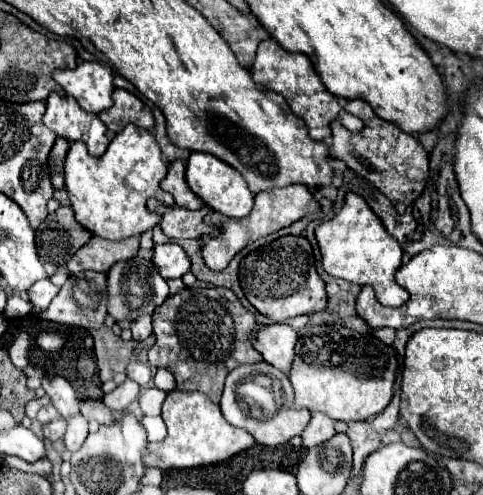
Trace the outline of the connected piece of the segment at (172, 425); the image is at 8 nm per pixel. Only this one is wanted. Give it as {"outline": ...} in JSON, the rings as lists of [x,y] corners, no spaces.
{"outline":[[[171,390],[163,402],[163,420],[167,424],[167,438],[159,444],[149,444],[145,450],[145,464],[159,470],[187,470],[223,462],[241,450],[255,444],[255,438],[241,428],[229,426],[217,404],[201,392]]]}

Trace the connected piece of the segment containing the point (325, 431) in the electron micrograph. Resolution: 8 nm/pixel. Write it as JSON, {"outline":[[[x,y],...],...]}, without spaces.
{"outline":[[[315,412],[311,416],[311,422],[307,424],[307,428],[303,430],[303,446],[305,448],[313,448],[313,446],[319,446],[321,442],[327,442],[329,438],[333,438],[337,432],[335,432],[335,420],[321,414],[321,412]]]}

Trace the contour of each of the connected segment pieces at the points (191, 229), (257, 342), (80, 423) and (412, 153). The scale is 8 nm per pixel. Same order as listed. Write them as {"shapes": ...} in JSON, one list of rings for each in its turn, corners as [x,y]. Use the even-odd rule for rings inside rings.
{"shapes":[[[[167,206],[159,226],[169,238],[199,238],[203,234],[201,226],[203,226],[203,216],[207,212],[209,212],[207,206],[201,210]]],[[[269,324],[261,326],[253,334],[253,346],[263,356],[265,362],[289,374],[295,358],[297,332],[287,324]]],[[[75,416],[71,420],[67,420],[67,434],[65,434],[65,446],[69,452],[77,452],[85,438],[89,436],[87,432],[87,420],[83,416]]],[[[347,100],[343,106],[347,112],[359,116],[365,128],[361,132],[349,132],[339,122],[333,122],[331,156],[343,160],[353,172],[371,180],[391,200],[399,214],[405,212],[405,208],[413,200],[417,200],[417,196],[421,196],[425,188],[429,172],[429,154],[413,134],[407,134],[397,124],[379,118],[365,100]]]]}

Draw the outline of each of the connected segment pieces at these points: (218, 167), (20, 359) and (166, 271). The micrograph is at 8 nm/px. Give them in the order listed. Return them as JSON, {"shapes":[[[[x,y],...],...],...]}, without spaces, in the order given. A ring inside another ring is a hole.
{"shapes":[[[[193,152],[191,154],[191,158],[187,162],[187,184],[209,208],[213,208],[213,210],[217,210],[225,216],[243,218],[253,208],[255,194],[249,190],[241,172],[235,172],[233,166],[225,164],[223,160],[215,158],[213,154],[203,154],[203,152]]],[[[21,332],[11,348],[9,348],[9,356],[11,356],[11,362],[17,366],[17,368],[25,368],[29,364],[29,350],[31,350],[31,336],[27,332]]],[[[175,242],[155,246],[153,262],[157,264],[161,276],[165,276],[167,280],[181,278],[183,274],[187,274],[191,270],[191,260],[189,260],[187,252]]]]}

